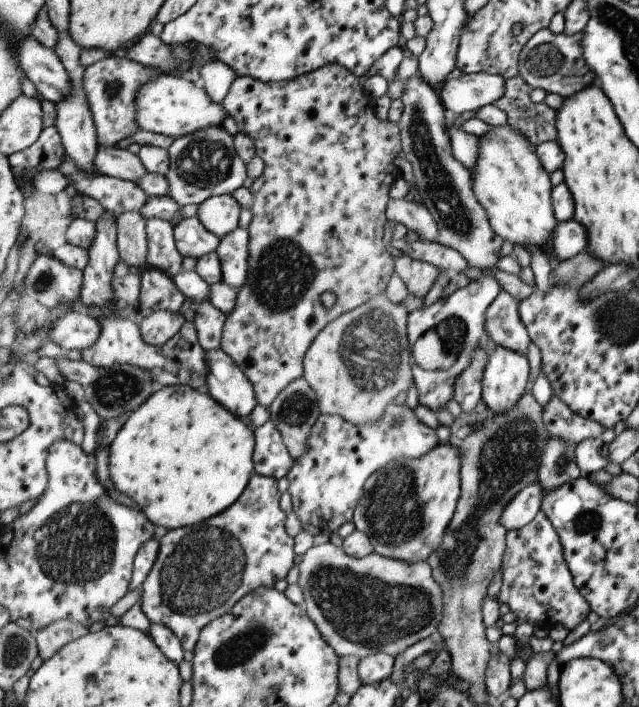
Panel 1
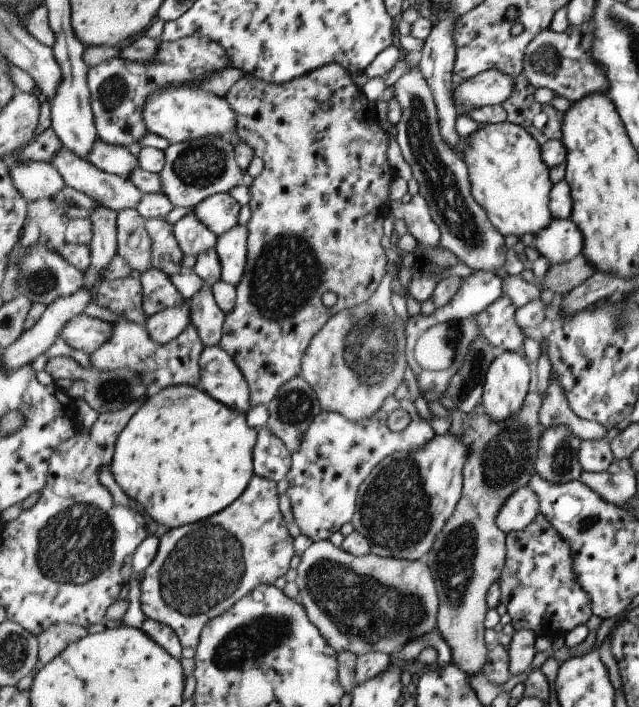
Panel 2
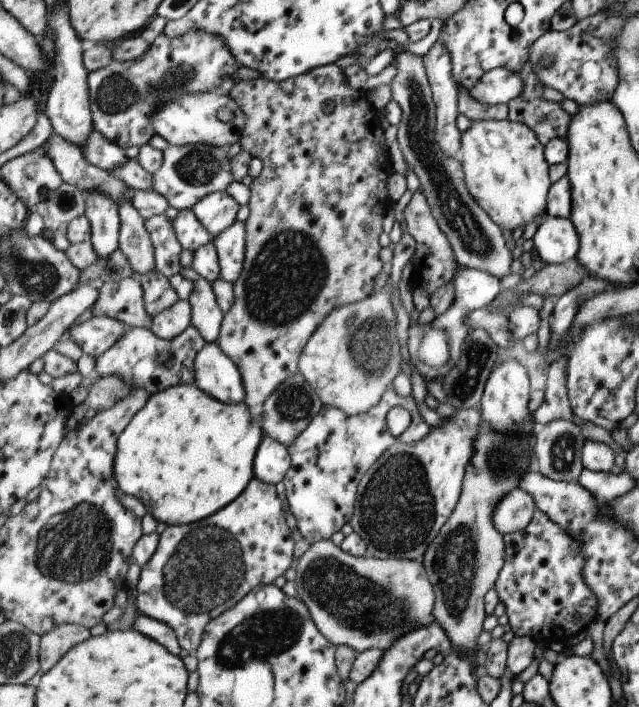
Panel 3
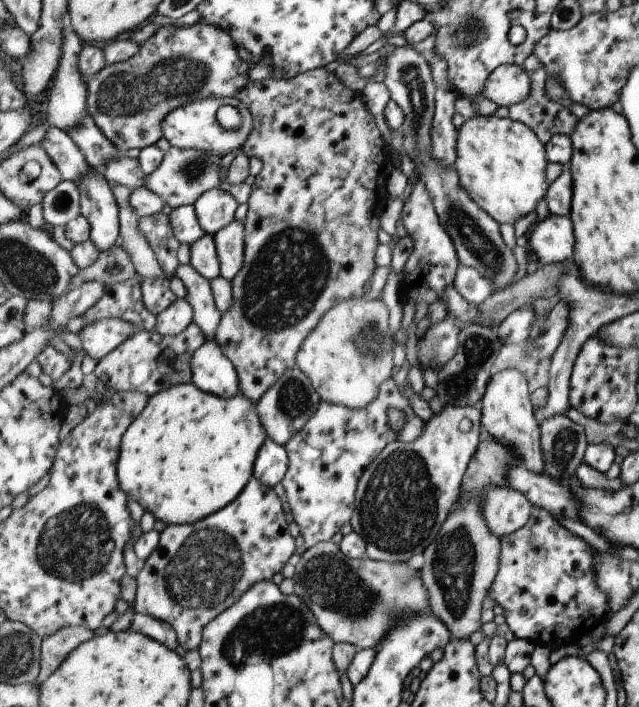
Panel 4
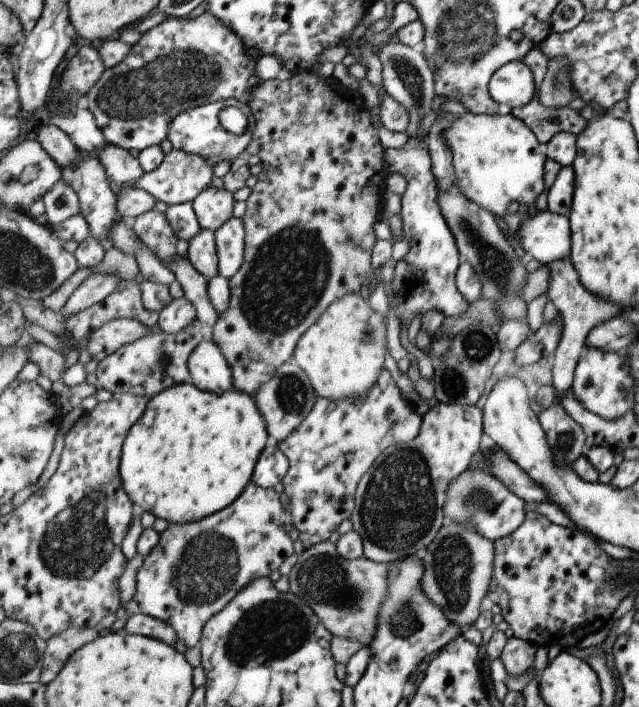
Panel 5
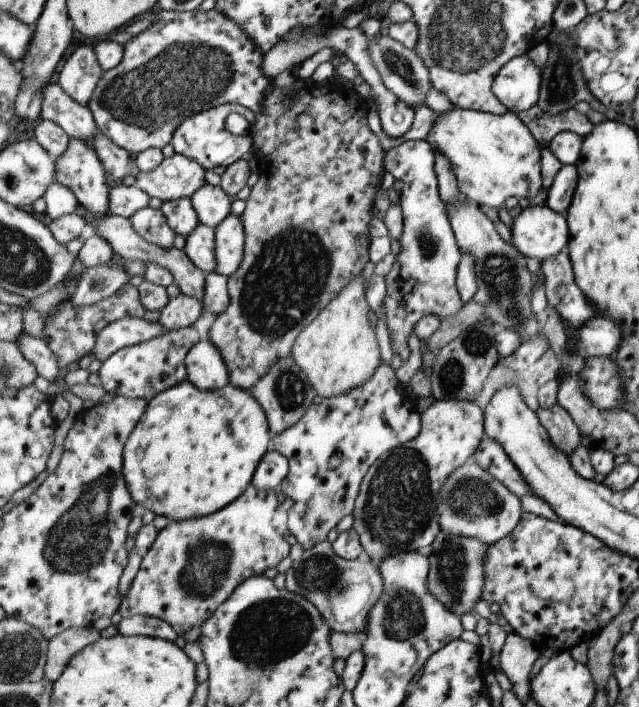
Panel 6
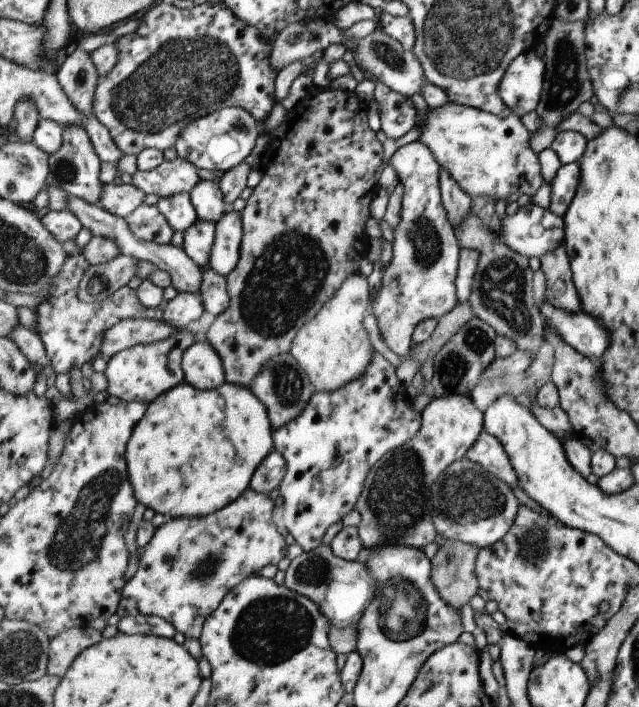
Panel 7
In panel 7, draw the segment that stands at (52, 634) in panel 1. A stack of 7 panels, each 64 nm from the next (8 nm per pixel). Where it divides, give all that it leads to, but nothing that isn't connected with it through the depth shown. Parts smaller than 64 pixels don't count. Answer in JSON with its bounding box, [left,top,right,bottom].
[48,626,102,679]

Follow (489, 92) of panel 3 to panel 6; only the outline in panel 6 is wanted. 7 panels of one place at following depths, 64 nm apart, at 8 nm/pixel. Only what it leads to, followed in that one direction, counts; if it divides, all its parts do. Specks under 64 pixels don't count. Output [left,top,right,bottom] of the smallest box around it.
[493,54,543,113]

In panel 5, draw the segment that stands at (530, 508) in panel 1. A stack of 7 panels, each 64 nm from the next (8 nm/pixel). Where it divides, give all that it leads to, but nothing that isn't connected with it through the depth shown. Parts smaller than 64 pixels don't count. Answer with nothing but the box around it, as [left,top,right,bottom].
[445,468,529,542]

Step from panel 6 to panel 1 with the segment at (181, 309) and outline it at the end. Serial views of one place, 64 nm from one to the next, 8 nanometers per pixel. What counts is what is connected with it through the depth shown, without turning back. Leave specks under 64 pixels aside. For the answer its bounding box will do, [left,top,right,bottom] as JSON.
[140,311,185,346]

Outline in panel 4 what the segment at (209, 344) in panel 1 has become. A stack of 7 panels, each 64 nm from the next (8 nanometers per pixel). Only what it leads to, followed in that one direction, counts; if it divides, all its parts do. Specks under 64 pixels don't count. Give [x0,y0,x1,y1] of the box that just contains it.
[176,264,224,340]

